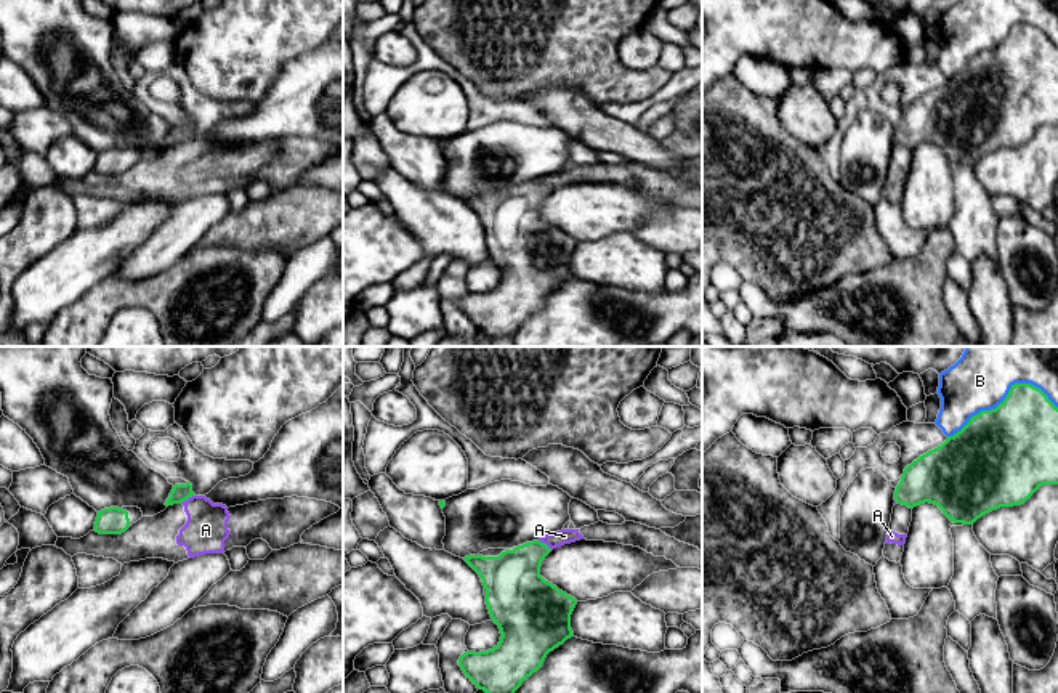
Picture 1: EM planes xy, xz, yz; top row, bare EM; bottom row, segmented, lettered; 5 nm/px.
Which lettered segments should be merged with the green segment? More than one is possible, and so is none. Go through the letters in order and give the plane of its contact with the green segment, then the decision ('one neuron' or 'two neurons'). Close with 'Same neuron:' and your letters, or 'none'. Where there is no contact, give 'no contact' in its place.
A: meets green in xy; two neurons
B: meets green in yz; two neurons
Same neuron: none

